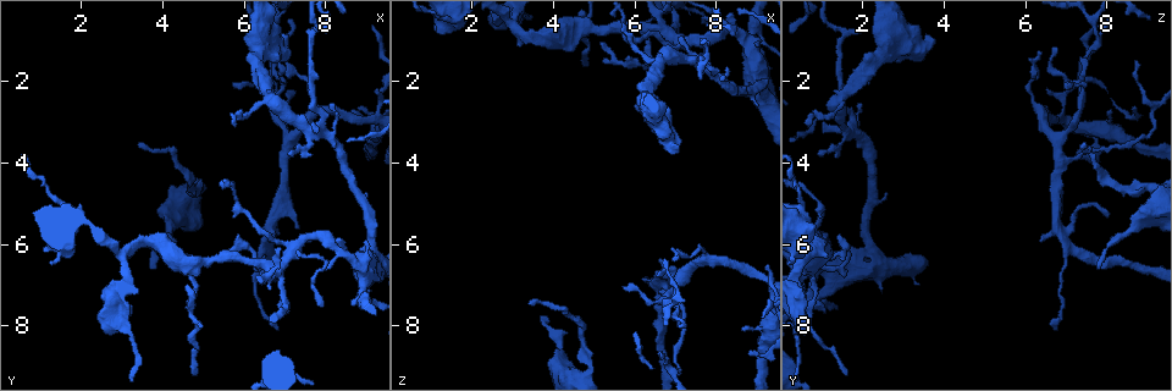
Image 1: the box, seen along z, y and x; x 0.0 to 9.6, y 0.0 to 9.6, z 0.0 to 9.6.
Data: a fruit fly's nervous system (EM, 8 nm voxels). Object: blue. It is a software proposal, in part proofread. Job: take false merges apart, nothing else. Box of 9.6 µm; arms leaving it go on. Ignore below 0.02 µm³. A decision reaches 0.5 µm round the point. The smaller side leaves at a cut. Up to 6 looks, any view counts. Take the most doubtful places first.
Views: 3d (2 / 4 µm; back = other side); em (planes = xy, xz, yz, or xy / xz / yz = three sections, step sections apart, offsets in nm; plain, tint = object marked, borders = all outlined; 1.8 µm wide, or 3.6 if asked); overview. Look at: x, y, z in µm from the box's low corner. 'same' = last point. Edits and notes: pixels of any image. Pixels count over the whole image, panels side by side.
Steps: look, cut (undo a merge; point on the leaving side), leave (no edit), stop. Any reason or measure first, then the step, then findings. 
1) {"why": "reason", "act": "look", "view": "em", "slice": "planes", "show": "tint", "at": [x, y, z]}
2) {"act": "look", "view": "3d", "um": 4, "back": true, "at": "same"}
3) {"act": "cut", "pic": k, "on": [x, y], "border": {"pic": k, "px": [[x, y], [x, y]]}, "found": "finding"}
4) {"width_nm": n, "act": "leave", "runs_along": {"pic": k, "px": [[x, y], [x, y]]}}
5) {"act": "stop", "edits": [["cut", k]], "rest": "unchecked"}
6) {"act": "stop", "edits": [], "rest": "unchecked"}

{"why": "sudden change in width", "act": "look", "view": "3d", "um": 4, "at": [8.95, 6.45, 1.40]}

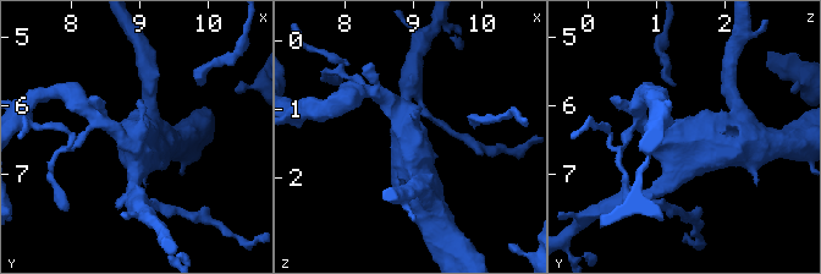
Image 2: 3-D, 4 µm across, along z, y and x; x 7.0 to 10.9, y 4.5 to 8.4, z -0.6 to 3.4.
{"act": "look", "view": "em", "slice": "planes", "show": "tint", "at": [8.90, 6.45, 1.45]}

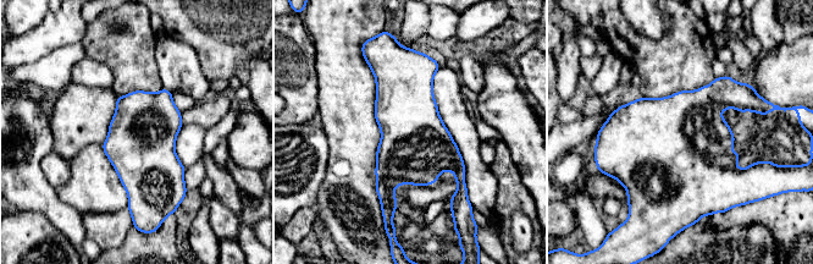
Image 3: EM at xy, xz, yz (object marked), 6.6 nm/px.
{"act": "leave", "found": "all the same neuron"}

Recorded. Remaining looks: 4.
{"why": "branch point", "act": "look", "view": "em", "slice": "planes", "show": "borders", "at": [7.85, 3.20, 1.70]}

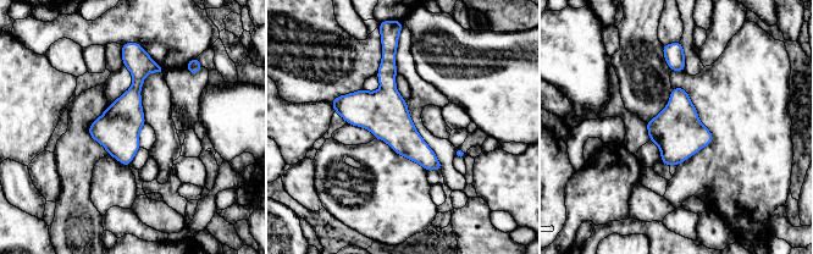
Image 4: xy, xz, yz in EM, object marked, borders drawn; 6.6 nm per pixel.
{"act": "leave", "runs_along": {"pic": 4, "px": [[390, 55], [388, 120], [437, 166]]}, "found": "continuous, no second neuron"}

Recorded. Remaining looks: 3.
{"why": "sharp bend", "act": "look", "view": "em", "um": 3.6, "slice": "planes", "show": "tint", "at": [6.70, 6.60, 0.80]}

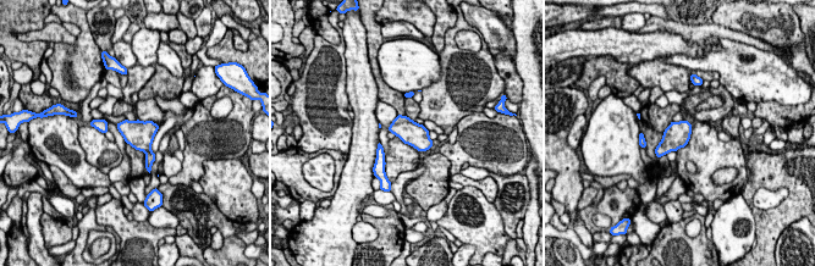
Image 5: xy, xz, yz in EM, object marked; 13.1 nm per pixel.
{"act": "leave", "found": "continuous, no second neuron"}

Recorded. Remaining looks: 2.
{"act": "stop", "edits": [], "rest": "unchecked"}

